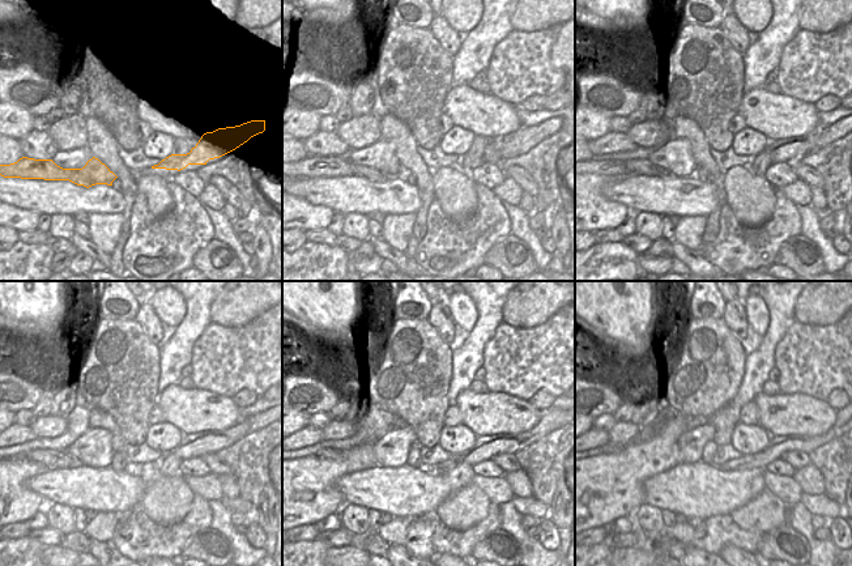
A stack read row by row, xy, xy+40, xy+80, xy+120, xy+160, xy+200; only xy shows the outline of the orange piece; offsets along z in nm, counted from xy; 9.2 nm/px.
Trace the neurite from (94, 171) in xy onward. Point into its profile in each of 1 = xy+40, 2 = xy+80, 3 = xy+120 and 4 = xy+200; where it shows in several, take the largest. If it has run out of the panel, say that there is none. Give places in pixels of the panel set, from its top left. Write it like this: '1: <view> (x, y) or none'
1: xy+40 (311, 166)
2: xy+80 (606, 167)
3: xy+120 (16, 455)
4: xy+200 (601, 452)

